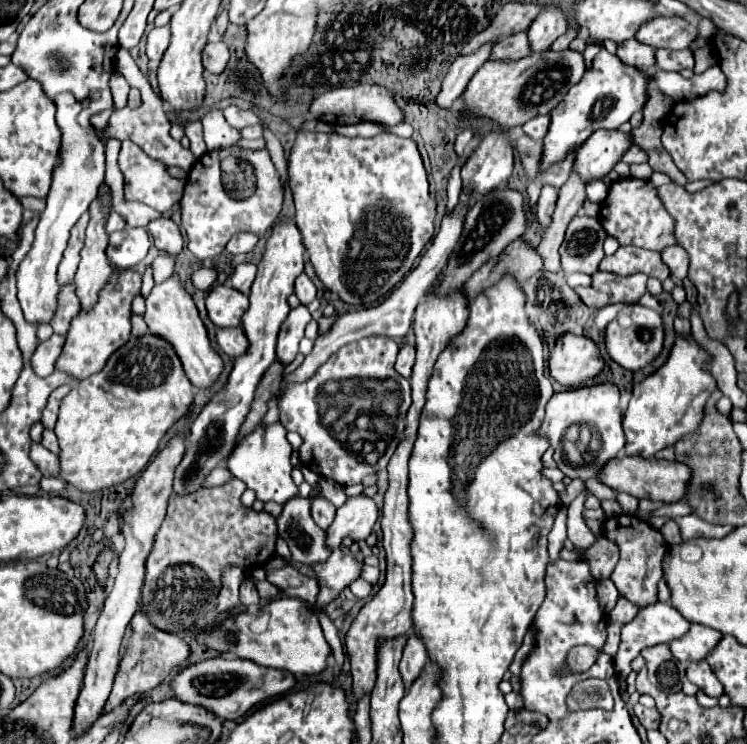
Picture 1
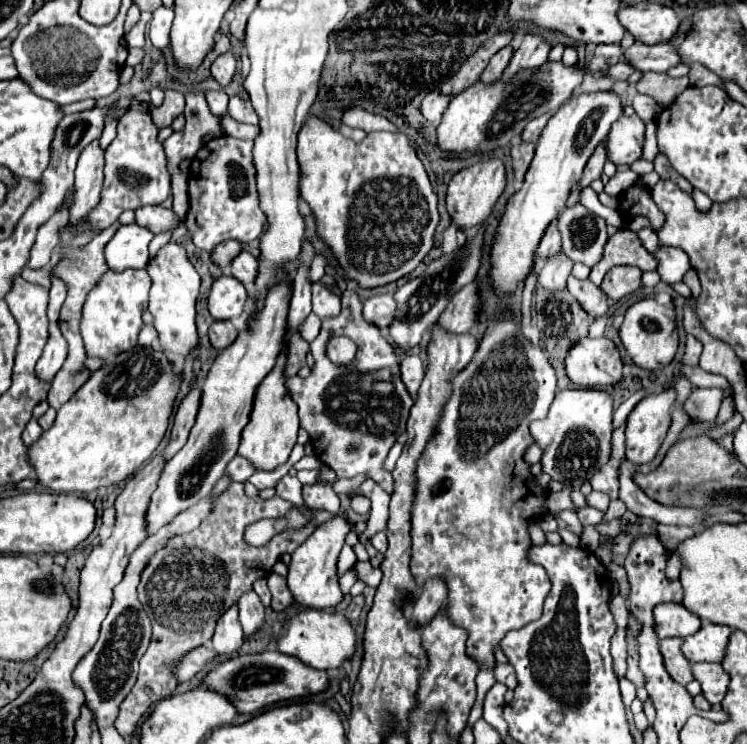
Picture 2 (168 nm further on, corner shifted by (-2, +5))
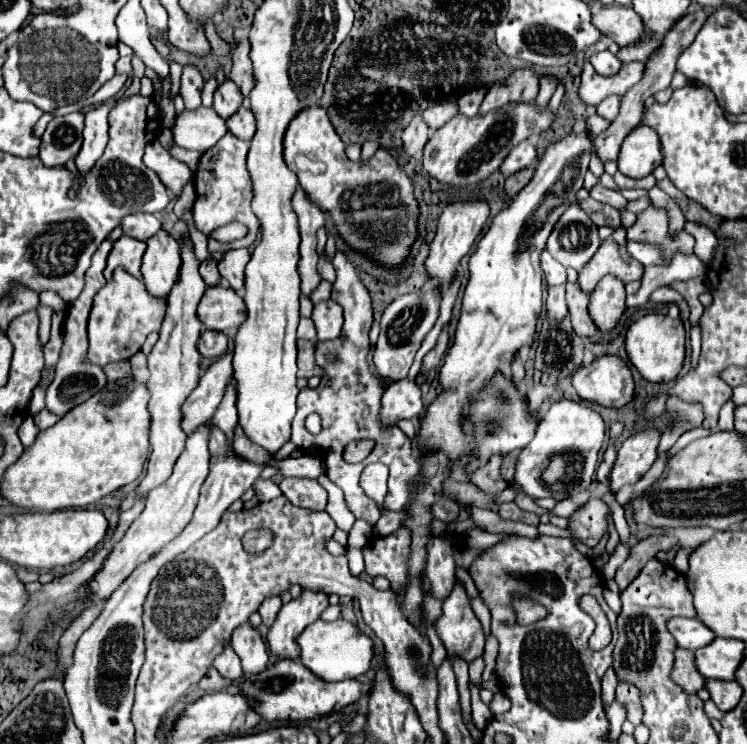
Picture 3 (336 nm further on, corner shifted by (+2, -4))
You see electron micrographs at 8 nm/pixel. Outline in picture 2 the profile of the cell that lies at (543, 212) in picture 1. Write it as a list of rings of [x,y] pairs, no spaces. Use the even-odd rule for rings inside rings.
[[[552,222],[538,246],[538,258],[542,260],[548,260],[548,258],[554,258],[556,254],[564,254],[562,252],[562,246],[560,246],[560,232],[556,228],[556,222]]]

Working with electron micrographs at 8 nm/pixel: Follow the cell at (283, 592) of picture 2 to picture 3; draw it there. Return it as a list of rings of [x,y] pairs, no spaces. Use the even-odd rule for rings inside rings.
[[[266,597],[266,599],[264,599],[264,603],[260,605],[258,613],[262,615],[262,623],[264,623],[266,627],[270,627],[270,625],[276,621],[276,615],[278,615],[280,607],[282,607],[280,597]]]

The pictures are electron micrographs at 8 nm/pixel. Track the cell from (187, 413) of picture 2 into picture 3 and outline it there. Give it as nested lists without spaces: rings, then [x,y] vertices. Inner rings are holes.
[[[226,353],[200,375],[196,389],[182,405],[180,427],[186,435],[190,435],[200,423],[214,415],[220,399],[224,397],[224,387],[228,385],[232,373],[232,353]]]

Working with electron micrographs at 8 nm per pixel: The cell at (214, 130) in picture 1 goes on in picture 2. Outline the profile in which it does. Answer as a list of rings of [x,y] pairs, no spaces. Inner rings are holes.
[[[206,90],[206,100],[208,100],[208,106],[210,106],[210,112],[216,116],[222,116],[226,112],[226,100],[228,100],[228,94],[222,92],[222,90]]]

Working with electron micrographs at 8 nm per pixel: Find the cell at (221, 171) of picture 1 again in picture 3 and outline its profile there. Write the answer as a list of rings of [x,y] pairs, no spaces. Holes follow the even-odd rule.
[[[228,133],[228,135],[224,135],[224,139],[220,139],[216,143],[216,147],[212,147],[210,151],[206,151],[200,157],[200,161],[198,161],[198,171],[196,171],[196,179],[194,179],[196,201],[194,201],[194,207],[192,207],[196,229],[202,231],[204,235],[208,235],[216,227],[226,225],[230,221],[240,221],[240,223],[248,225],[248,229],[250,229],[250,233],[246,235],[246,239],[232,241],[232,243],[218,243],[214,239],[208,239],[208,251],[210,253],[228,251],[228,249],[240,249],[240,247],[250,247],[256,241],[260,223],[258,223],[256,215],[252,215],[252,209],[250,209],[252,181],[248,179],[248,169],[246,169],[248,147],[250,147],[250,141],[238,139],[232,133]]]

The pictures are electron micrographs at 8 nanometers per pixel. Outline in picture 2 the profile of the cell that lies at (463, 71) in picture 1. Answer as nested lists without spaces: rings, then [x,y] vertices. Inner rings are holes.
[[[434,92],[434,94],[430,94],[430,96],[432,96],[432,98],[424,98],[424,100],[422,100],[420,112],[422,112],[422,116],[424,116],[430,124],[436,126],[436,124],[440,122],[440,118],[442,118],[444,110],[448,108],[450,98],[442,96],[440,92]]]

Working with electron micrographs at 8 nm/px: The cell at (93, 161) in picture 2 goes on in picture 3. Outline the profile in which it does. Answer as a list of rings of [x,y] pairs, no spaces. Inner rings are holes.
[[[98,105],[96,109],[86,111],[84,121],[84,143],[76,157],[76,167],[82,175],[92,171],[100,155],[104,153],[108,141],[108,105]]]

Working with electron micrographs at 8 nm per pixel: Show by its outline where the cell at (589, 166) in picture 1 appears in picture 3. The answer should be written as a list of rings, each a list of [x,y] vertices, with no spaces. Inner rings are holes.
[[[646,125],[634,127],[622,141],[618,155],[618,171],[632,179],[640,179],[650,175],[658,165],[660,143],[656,139],[656,133]]]

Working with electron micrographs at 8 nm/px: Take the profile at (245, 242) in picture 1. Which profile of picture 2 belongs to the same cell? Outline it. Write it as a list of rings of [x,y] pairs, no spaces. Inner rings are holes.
[[[228,240],[228,242],[222,242],[220,246],[216,246],[216,248],[210,252],[210,260],[212,260],[218,268],[226,268],[238,254],[240,254],[240,242]]]

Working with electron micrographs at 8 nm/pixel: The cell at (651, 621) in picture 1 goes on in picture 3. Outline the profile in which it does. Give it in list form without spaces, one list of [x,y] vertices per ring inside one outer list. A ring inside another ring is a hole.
[[[686,617],[668,619],[668,631],[676,639],[678,647],[684,647],[690,651],[704,647],[716,637],[700,619],[686,619]]]

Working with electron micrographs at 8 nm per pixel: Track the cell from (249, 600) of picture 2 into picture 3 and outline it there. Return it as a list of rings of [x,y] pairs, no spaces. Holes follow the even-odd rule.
[[[248,621],[238,625],[232,633],[232,647],[242,661],[244,673],[260,673],[268,663],[266,643]]]

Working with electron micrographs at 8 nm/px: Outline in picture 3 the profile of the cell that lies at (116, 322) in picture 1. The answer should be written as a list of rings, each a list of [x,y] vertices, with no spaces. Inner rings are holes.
[[[116,269],[112,281],[108,281],[94,297],[90,311],[90,363],[106,365],[112,361],[130,359],[146,341],[148,333],[158,331],[164,319],[166,301],[152,299],[144,283],[124,269]]]

